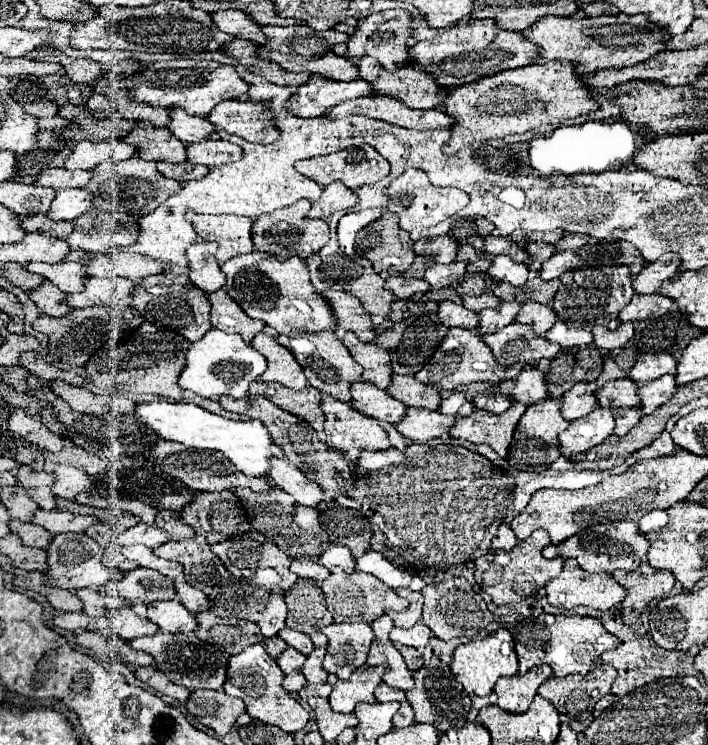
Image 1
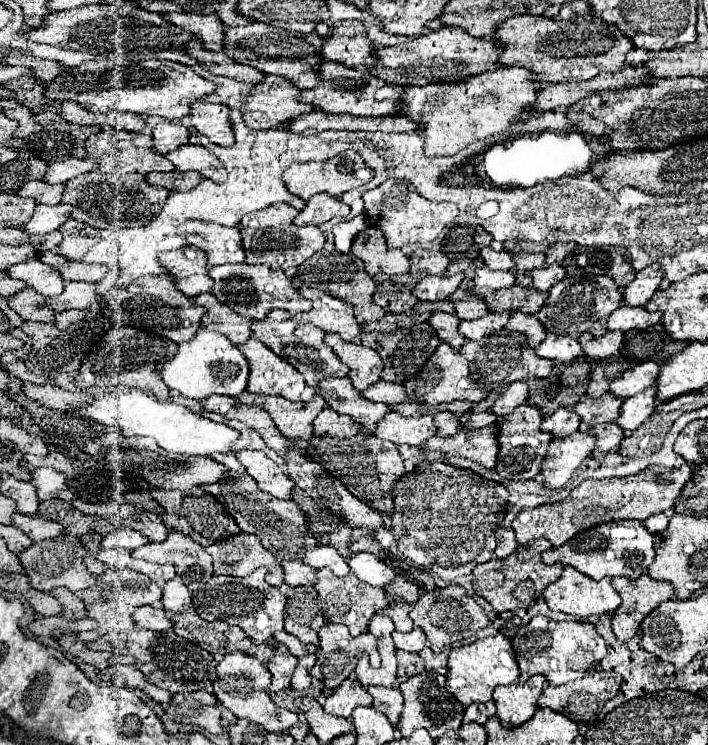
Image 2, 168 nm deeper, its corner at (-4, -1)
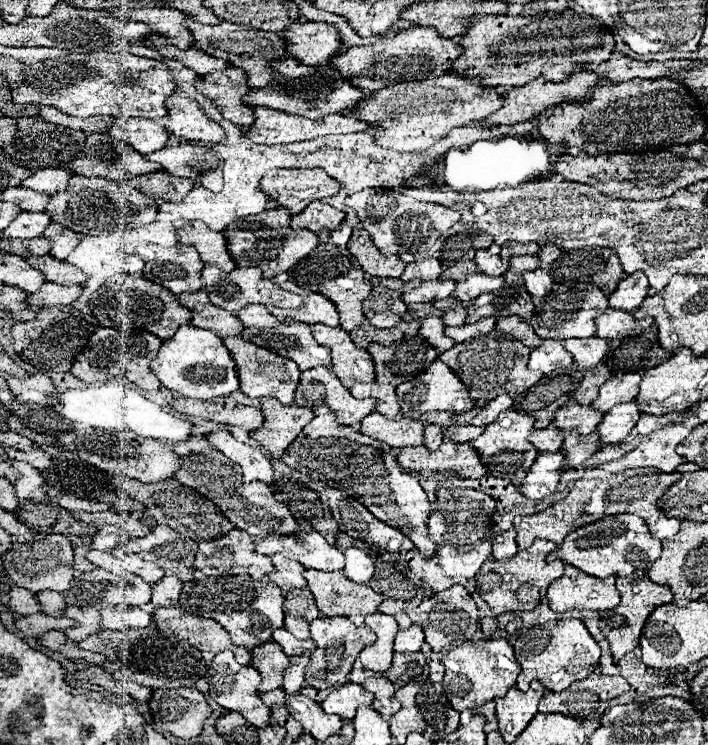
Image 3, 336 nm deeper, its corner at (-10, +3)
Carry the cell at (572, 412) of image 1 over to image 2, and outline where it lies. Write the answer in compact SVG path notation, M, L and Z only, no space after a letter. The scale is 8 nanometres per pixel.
M558 407L552 415L544 417L542 431L550 431L554 437L566 437L580 427L582 419L570 407Z

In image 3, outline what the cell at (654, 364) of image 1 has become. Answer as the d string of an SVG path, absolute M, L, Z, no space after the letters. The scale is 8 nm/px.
M622 373L622 375L614 375L610 381L606 381L602 387L600 387L600 393L598 397L592 401L592 407L596 411L610 411L614 405L618 403L628 403L628 401L634 401L636 397L636 391L640 387L640 379L642 375L640 373Z

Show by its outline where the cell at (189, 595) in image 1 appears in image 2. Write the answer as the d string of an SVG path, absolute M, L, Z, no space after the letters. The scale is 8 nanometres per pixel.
M174 577L170 581L166 581L166 585L162 587L162 605L172 611L172 613L188 613L194 611L194 603L192 603L192 593L188 591L188 587L184 585L182 577Z

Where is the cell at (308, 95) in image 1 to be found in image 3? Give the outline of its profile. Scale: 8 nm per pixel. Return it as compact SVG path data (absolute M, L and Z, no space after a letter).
M236 67L198 75L194 87L208 97L230 123L240 127L248 127L248 123L252 123L252 107L244 107L244 103L240 103L240 95L244 95L248 87L244 87L244 75L240 75Z

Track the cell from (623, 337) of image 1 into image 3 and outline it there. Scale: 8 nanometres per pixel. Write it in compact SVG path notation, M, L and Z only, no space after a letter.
M596 337L568 339L568 341L562 341L562 345L574 357L574 365L578 369L594 367L594 365L598 365L610 353L608 343L602 341L602 339L596 339Z

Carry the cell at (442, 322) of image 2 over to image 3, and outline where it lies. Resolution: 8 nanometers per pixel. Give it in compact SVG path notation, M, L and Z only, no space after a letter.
M426 317L426 319L422 319L420 329L418 329L418 335L422 339L426 339L440 353L454 347L452 339L448 339L444 335L444 323L440 323L440 317Z

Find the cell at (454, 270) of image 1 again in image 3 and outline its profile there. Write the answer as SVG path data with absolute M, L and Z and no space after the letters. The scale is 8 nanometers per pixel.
M422 281L420 287L404 293L400 299L410 305L410 303L434 303L438 299L446 299L452 295L456 283L454 281Z

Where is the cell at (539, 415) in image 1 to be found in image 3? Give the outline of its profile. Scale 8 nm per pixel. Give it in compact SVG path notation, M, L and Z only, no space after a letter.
M508 409L508 411L500 413L498 419L494 423L490 423L484 429L484 433L470 443L472 449L480 455L480 461L486 467L488 475L500 477L500 479L510 479L510 481L524 479L528 467L536 459L536 451L532 451L532 445L526 439L532 431L532 425L534 425L534 417L530 417L528 413Z

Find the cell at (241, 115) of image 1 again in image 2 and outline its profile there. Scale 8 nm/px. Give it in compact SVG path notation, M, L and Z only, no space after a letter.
M198 101L194 103L190 111L192 127L206 135L212 143L230 147L234 145L234 131L232 131L232 121L230 121L230 107L226 105L216 105L208 101Z

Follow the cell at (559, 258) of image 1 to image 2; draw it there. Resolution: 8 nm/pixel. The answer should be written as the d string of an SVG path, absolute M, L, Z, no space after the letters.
M552 263L550 267L542 267L542 269L532 269L532 285L538 291L548 291L554 283L562 281L566 277L566 267L562 267L560 263Z

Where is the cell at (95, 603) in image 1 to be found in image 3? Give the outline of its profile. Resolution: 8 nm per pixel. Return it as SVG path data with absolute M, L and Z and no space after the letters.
M40 591L40 593L36 593L36 599L42 605L42 613L44 615L52 615L52 617L64 615L66 603L64 603L64 595L62 593L56 593L56 591Z

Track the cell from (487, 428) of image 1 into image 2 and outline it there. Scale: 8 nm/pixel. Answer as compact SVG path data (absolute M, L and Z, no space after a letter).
M488 425L482 429L460 431L452 437L432 437L422 443L424 451L440 451L444 455L462 455L472 461L478 461L486 467L498 463L498 425Z

